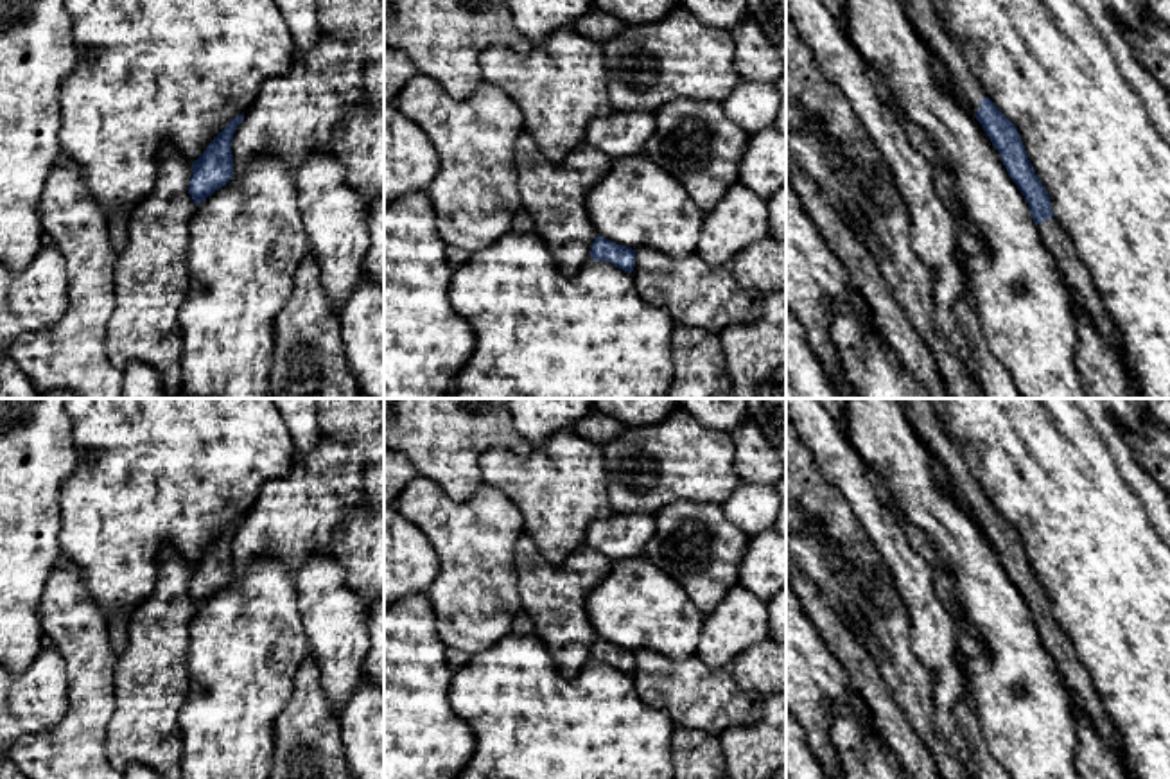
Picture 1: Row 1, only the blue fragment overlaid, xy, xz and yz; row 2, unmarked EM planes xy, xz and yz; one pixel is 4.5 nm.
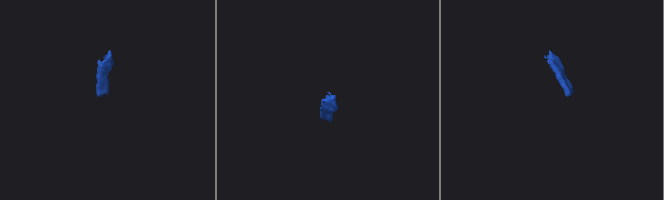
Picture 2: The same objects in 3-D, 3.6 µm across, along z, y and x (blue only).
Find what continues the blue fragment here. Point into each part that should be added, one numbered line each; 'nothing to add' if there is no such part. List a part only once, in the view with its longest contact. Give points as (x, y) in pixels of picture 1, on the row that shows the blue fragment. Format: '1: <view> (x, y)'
1: yz (928, 22)
2: yz (1075, 273)

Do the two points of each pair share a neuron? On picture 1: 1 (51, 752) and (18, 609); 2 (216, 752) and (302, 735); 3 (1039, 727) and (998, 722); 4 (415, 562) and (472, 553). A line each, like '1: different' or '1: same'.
1: different
2: different
3: same
4: different

